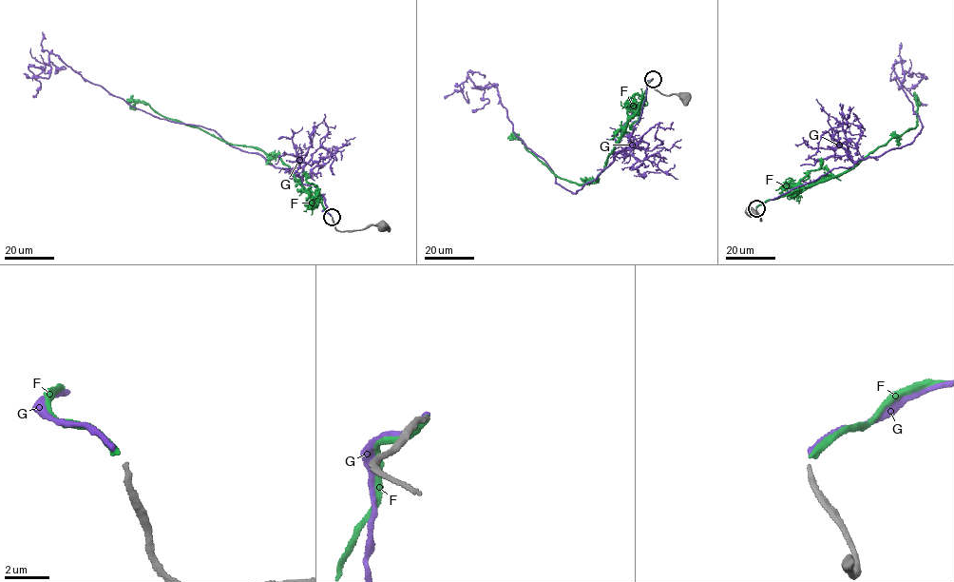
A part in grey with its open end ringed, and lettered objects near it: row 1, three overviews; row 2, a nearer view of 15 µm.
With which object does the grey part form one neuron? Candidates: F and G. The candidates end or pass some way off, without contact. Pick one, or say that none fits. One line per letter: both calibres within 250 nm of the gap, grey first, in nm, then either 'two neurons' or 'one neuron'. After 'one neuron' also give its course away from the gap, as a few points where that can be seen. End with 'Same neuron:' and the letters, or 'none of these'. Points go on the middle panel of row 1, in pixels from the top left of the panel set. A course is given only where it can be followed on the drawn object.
F: 240/280 nm | one neuron | via (653, 78), (647, 81), (638, 109), (627, 118), (595, 182), (578, 184), (556, 177), (511, 133)
G: 240/240 nm | two neurons
Same neuron: F

